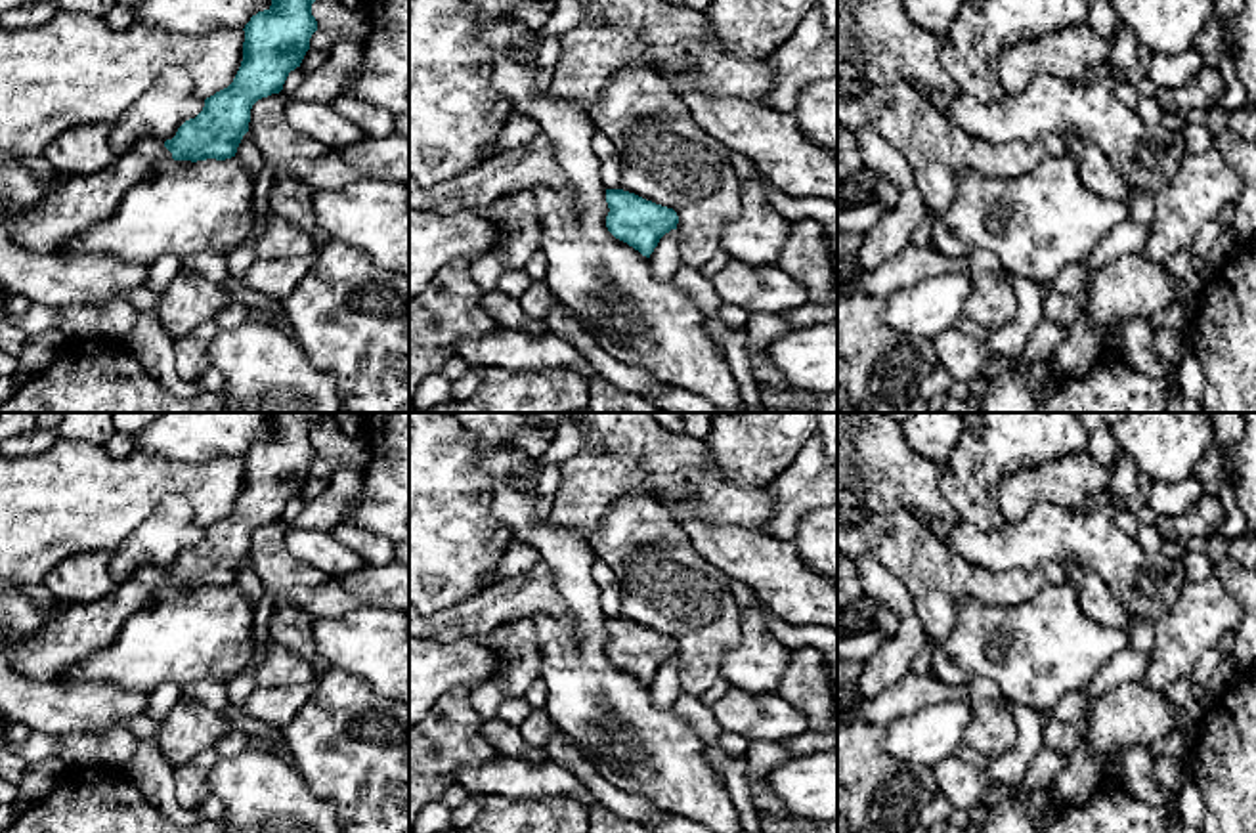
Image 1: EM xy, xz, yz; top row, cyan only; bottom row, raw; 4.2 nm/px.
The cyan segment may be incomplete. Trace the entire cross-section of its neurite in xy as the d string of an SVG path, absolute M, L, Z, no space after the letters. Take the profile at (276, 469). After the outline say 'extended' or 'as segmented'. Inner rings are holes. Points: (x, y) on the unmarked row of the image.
M273 413L271 434L258 439L245 453L243 489L233 510L205 527L203 539L185 548L172 567L145 566L124 583L94 602L67 606L65 611L6 650L13 669L29 682L59 682L78 661L117 640L124 621L141 608L149 608L162 588L226 588L235 585L243 564L249 560L252 533L271 522L279 522L291 499L300 495L310 466L317 459L312 443L312 432L319 424L323 413Z; extended

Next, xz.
M606 617L608 659L650 686L660 667L677 657L679 644L673 636L646 629L623 617Z; as segmented

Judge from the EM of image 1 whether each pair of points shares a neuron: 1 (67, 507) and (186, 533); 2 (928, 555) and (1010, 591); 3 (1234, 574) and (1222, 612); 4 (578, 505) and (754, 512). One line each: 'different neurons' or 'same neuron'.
1: different neurons
2: same neuron
3: different neurons
4: same neuron

